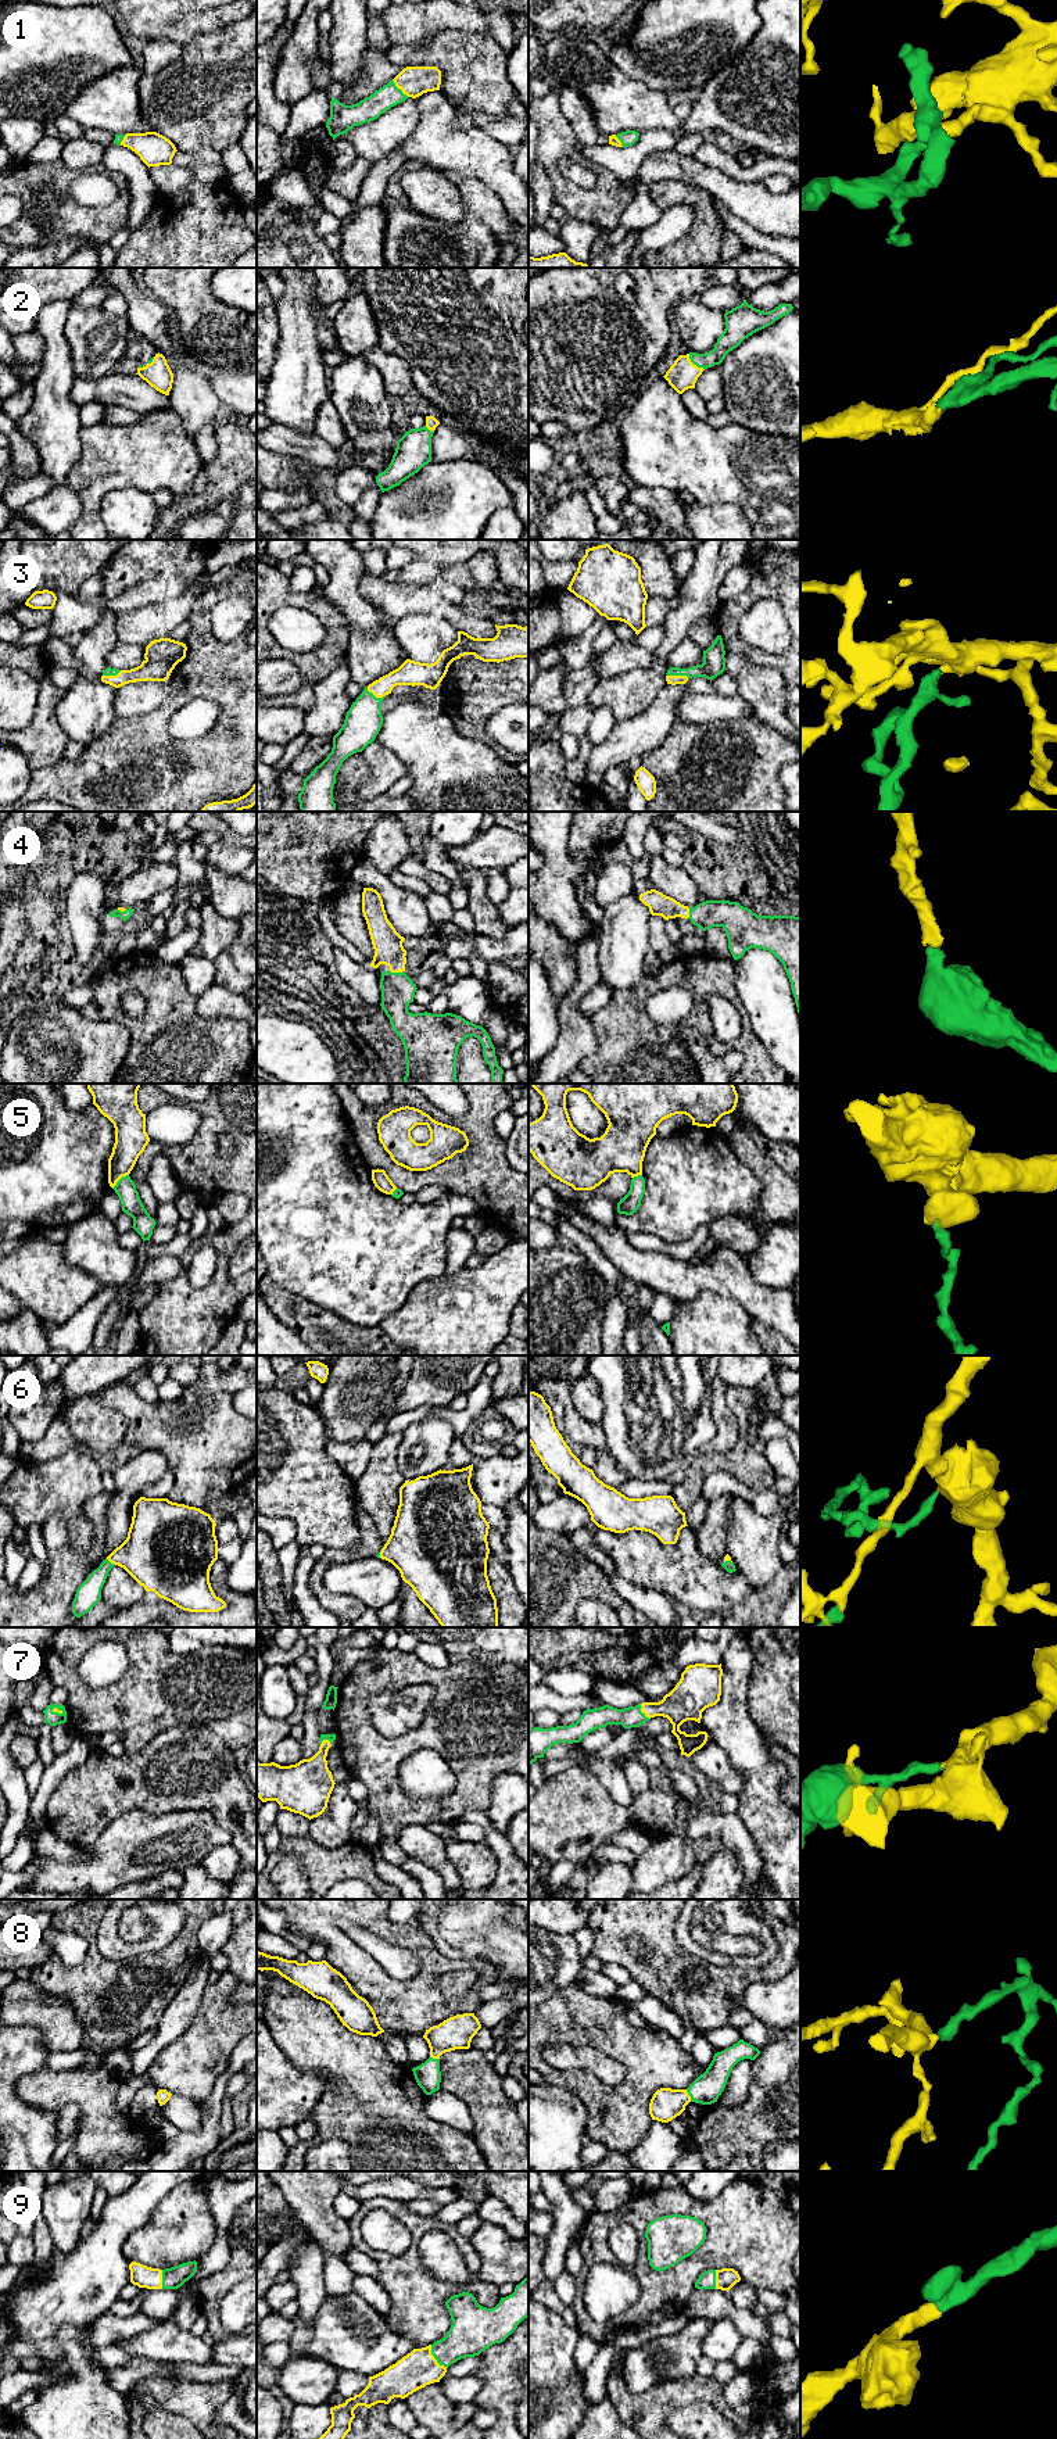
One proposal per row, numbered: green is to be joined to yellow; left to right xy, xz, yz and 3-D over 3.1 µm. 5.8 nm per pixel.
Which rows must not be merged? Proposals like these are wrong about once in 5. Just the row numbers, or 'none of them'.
5

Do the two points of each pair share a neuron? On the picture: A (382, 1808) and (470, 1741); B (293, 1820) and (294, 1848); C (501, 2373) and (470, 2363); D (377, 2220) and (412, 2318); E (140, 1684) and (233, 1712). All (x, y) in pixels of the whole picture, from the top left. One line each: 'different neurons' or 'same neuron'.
A: same neuron
B: different neurons
C: different neurons
D: different neurons
E: same neuron

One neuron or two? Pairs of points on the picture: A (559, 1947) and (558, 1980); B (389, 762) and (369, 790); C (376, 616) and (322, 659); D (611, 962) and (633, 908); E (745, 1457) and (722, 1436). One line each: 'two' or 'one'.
A: one
B: one
C: two
D: one
E: two

